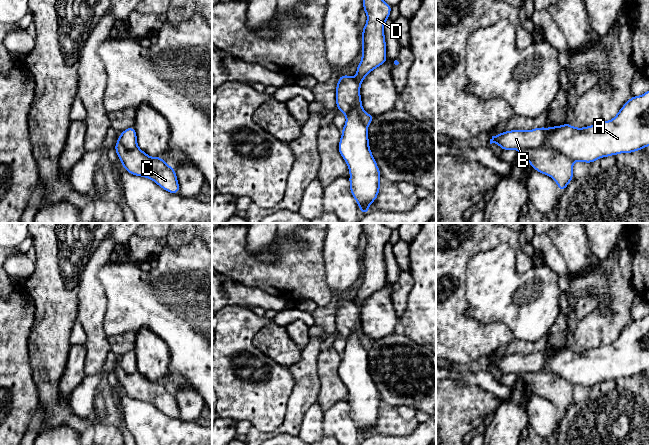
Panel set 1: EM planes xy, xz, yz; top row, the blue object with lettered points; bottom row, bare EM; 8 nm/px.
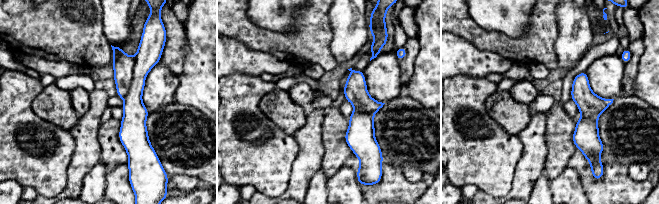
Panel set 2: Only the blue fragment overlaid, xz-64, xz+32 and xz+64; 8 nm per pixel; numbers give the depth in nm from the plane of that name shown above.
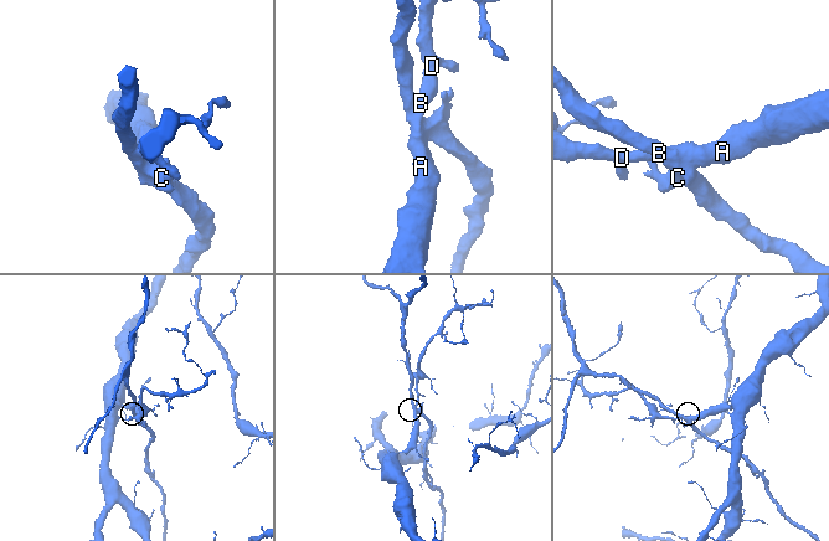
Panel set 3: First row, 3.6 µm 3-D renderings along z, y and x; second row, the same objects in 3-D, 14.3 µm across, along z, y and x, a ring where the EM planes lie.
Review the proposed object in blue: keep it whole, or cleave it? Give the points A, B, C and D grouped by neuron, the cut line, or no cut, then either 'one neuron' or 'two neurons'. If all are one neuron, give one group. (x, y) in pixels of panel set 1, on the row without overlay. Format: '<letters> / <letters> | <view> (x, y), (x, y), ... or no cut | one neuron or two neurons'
A B D / C | yz (519, 373), (552, 372), (574, 385) | two neurons

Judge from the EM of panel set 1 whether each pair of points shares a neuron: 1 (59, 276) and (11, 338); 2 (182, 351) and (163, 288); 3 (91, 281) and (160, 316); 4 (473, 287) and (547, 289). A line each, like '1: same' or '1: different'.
1: different
2: same
3: different
4: same

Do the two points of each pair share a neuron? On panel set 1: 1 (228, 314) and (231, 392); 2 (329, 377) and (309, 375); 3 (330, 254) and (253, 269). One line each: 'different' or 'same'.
1: same
2: different
3: different

